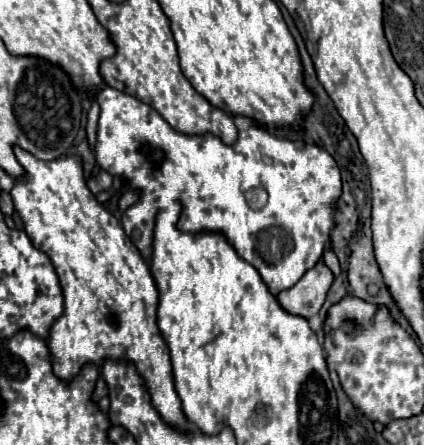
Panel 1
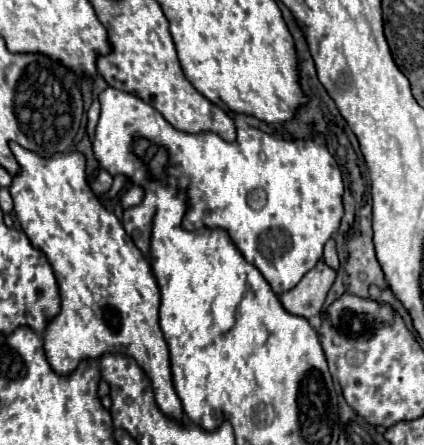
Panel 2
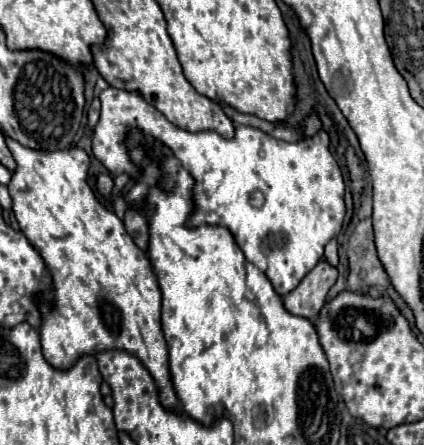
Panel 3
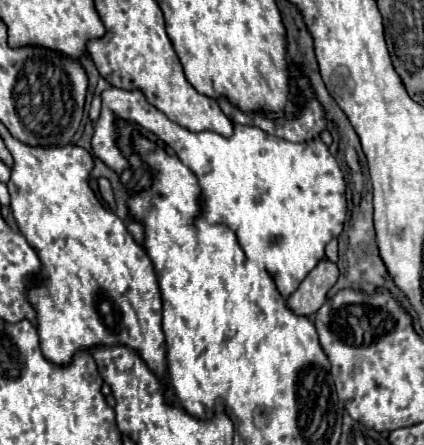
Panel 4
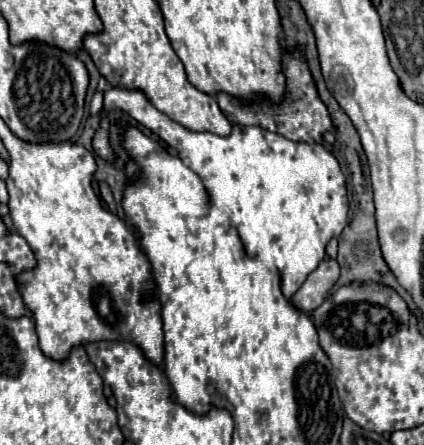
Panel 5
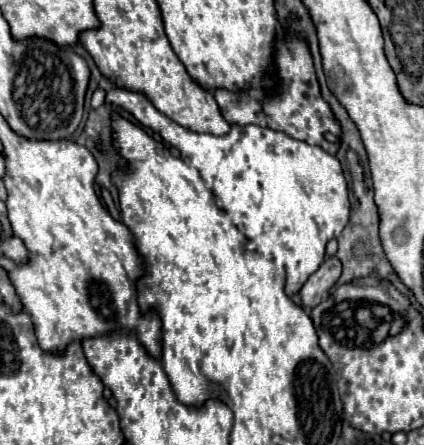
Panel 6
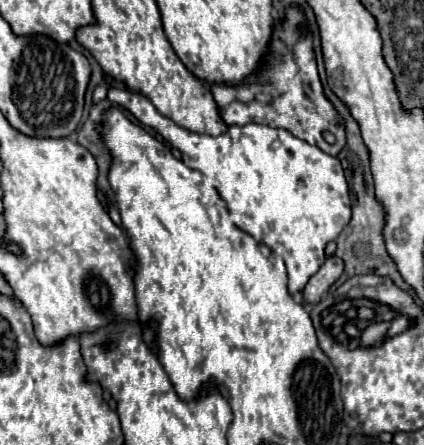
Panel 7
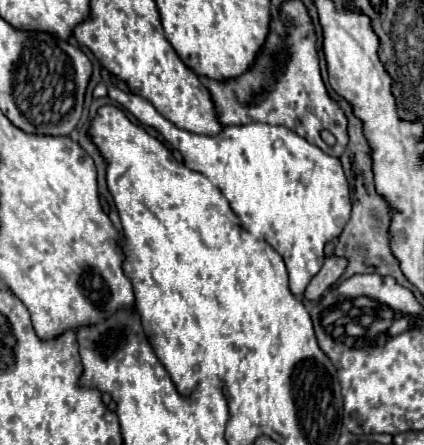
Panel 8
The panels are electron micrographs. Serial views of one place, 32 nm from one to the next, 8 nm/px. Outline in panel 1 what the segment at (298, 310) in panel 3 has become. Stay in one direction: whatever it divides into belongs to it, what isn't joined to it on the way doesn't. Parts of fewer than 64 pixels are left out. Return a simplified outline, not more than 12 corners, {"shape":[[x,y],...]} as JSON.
{"shape":[[320,260],[296,286],[278,294],[296,316],[320,312],[334,282]]}

